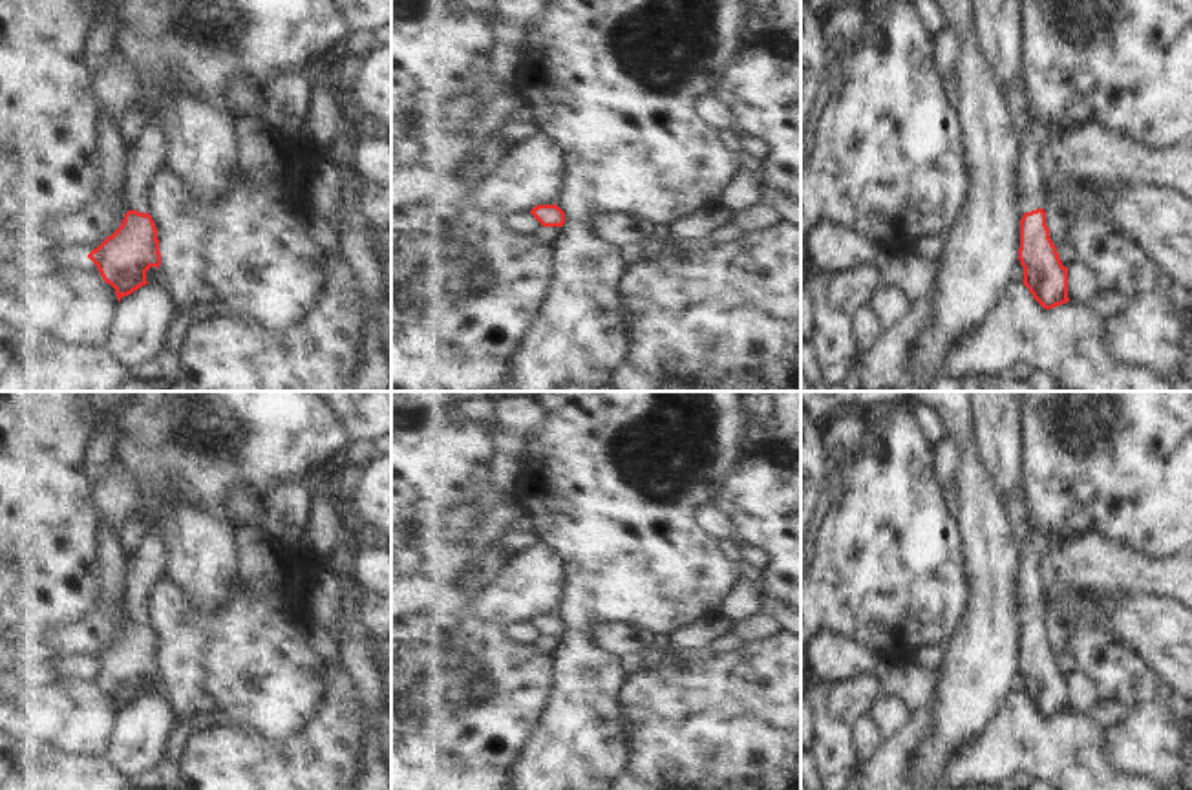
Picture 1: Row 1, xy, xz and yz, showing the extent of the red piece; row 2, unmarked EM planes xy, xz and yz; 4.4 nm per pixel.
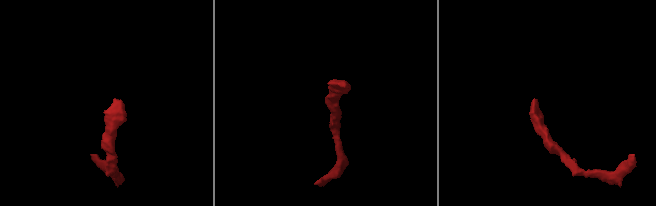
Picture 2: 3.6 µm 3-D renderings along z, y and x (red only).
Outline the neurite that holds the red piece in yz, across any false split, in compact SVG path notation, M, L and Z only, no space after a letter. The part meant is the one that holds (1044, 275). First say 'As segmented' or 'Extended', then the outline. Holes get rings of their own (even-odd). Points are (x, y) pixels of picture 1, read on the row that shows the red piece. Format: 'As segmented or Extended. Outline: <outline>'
Extended. Outline: M1022 0L1020 16L1024 22L1024 38L1020 44L1020 62L1024 71L1024 86L1027 95L1027 110L1031 113L1031 130L1020 137L1020 172L1018 172L1018 187L1020 187L1020 205L1024 208L1024 216L1020 219L1020 249L1018 260L1024 267L1024 285L1029 289L1033 298L1044 307L1053 309L1070 302L1068 298L1068 267L1062 265L1057 247L1049 238L1049 229L1046 225L1046 179L1040 168L1040 152L1044 146L1049 146L1049 141L1059 132L1068 132L1073 126L1097 121L1101 126L1119 133L1130 135L1132 139L1146 144L1154 150L1161 148L1181 148L1183 141L1192 137L1192 0Z

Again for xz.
As segmented. Outline: M537 205L530 210L530 214L543 227L563 227L565 223L565 212L558 205Z

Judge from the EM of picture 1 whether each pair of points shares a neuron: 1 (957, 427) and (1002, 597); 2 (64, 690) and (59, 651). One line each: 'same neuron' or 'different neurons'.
1: same neuron
2: different neurons

